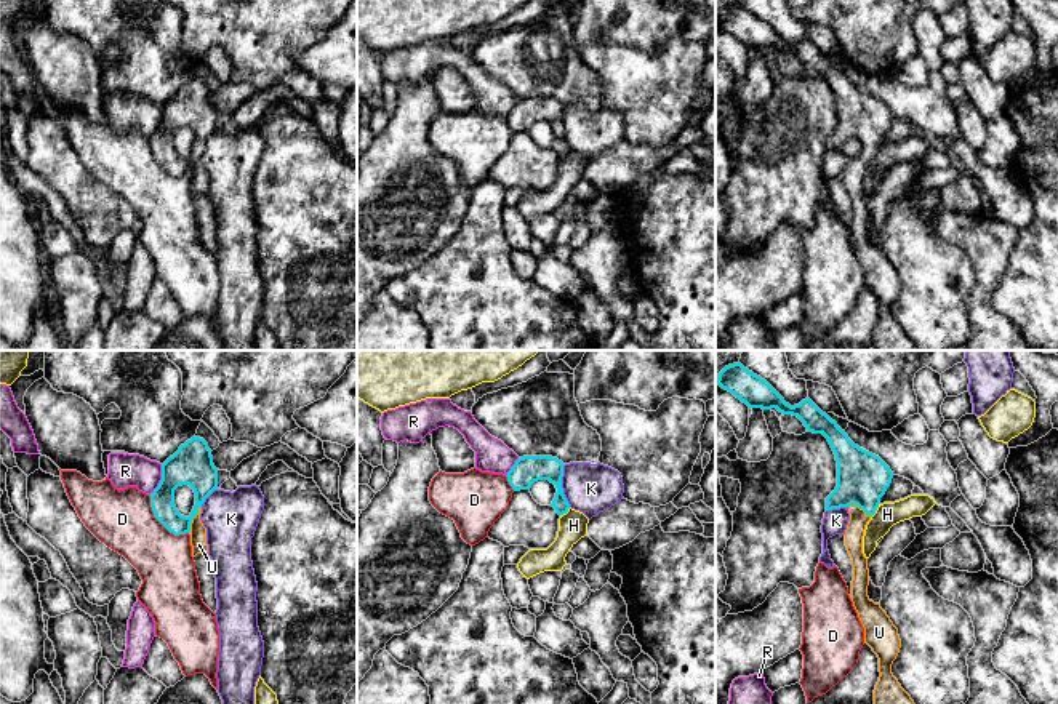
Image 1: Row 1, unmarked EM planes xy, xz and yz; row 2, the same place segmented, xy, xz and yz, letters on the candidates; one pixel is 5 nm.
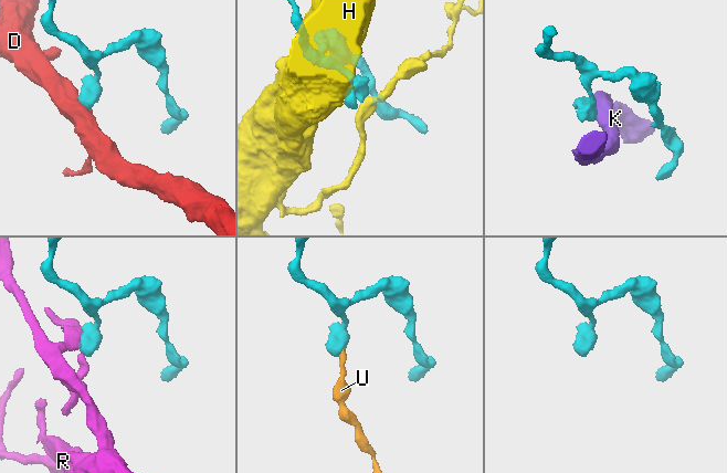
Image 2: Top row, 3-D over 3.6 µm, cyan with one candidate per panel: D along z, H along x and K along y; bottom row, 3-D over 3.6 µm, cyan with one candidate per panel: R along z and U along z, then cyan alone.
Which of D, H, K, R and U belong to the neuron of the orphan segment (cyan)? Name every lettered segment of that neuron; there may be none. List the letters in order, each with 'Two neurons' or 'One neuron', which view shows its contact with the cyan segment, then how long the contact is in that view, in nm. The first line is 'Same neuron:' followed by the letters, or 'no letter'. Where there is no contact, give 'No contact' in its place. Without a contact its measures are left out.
Same neuron: U
D: Two neurons. Touches cyan in xy. Shared border 280 nm
H: Two neurons. Touches cyan in yz. Shared border 90 nm
K: Two neurons. Touches cyan in xz. Shared border 220 nm
R: Two neurons. Touches cyan in xy. Shared border 170 nm
U: One neuron. Touches cyan in xy. Shared border 150 nm

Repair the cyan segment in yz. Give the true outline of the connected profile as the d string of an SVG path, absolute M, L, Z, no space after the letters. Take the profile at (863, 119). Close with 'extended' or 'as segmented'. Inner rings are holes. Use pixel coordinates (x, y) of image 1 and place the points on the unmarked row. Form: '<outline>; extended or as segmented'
M739 3L725 8L719 14L717 26L749 50L776 50L783 56L797 58L808 74L823 75L828 80L837 102L837 128L826 139L826 152L847 149L850 155L845 187L853 206L852 243L864 269L864 285L879 299L880 318L874 331L874 347L877 350L917 350L892 315L901 282L887 254L868 238L869 211L863 195L866 166L890 128L893 114L879 98L855 86L845 72L810 40L791 48L765 21Z; extended

